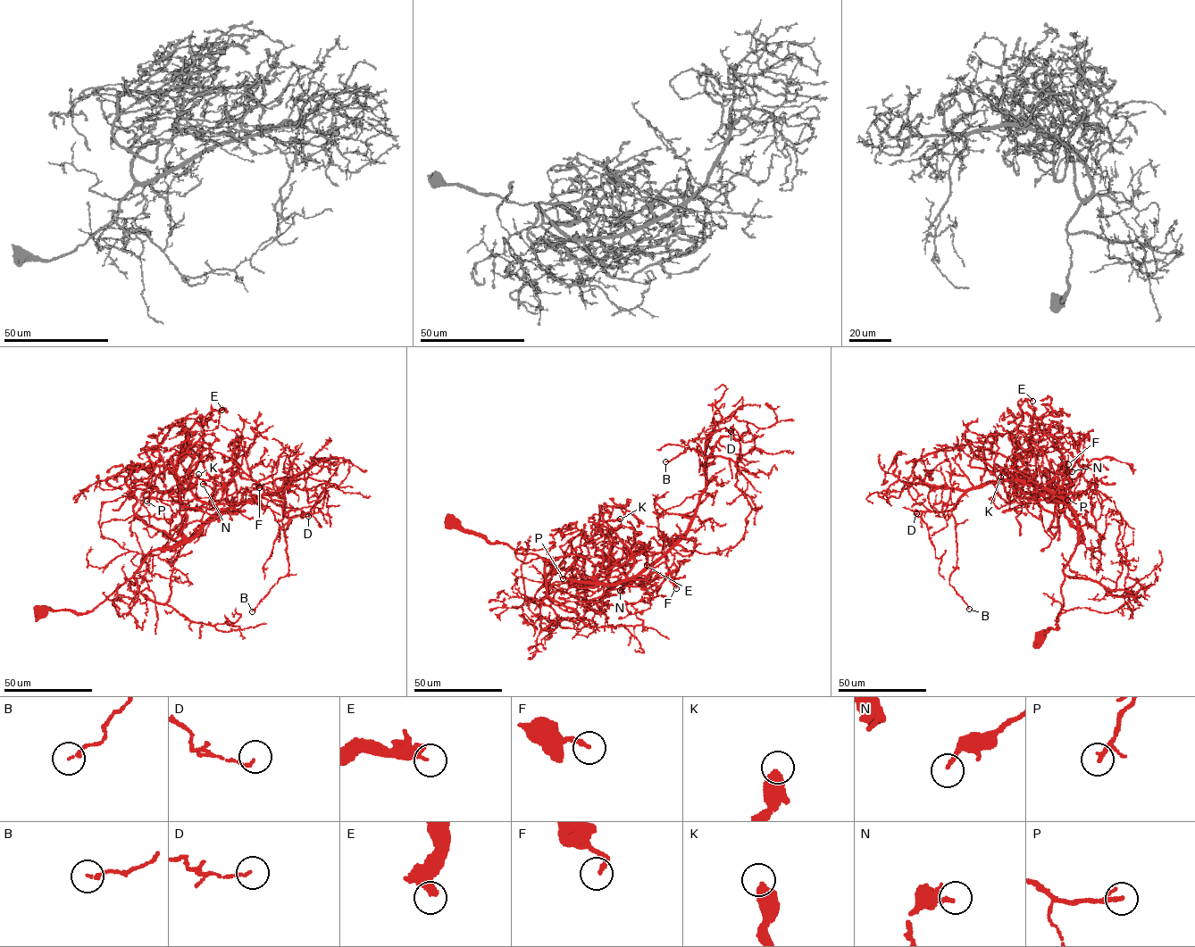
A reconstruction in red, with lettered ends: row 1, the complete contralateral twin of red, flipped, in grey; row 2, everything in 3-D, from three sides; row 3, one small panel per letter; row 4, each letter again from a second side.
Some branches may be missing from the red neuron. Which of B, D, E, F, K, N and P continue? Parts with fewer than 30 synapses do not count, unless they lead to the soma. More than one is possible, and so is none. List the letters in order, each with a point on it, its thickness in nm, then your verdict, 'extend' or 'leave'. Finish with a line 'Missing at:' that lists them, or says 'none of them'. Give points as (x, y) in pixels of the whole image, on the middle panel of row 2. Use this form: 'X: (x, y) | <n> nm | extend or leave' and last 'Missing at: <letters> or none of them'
B: (665, 461) | 110 nm | leave
D: (731, 431) | 100 nm | leave
E: (647, 565) | 360 nm | leave
F: (676, 588) | 190 nm | leave
K: (620, 519) | 550 nm | leave
N: (620, 590) | 190 nm | leave
P: (563, 578) | 130 nm | leave
Missing at: none of them

